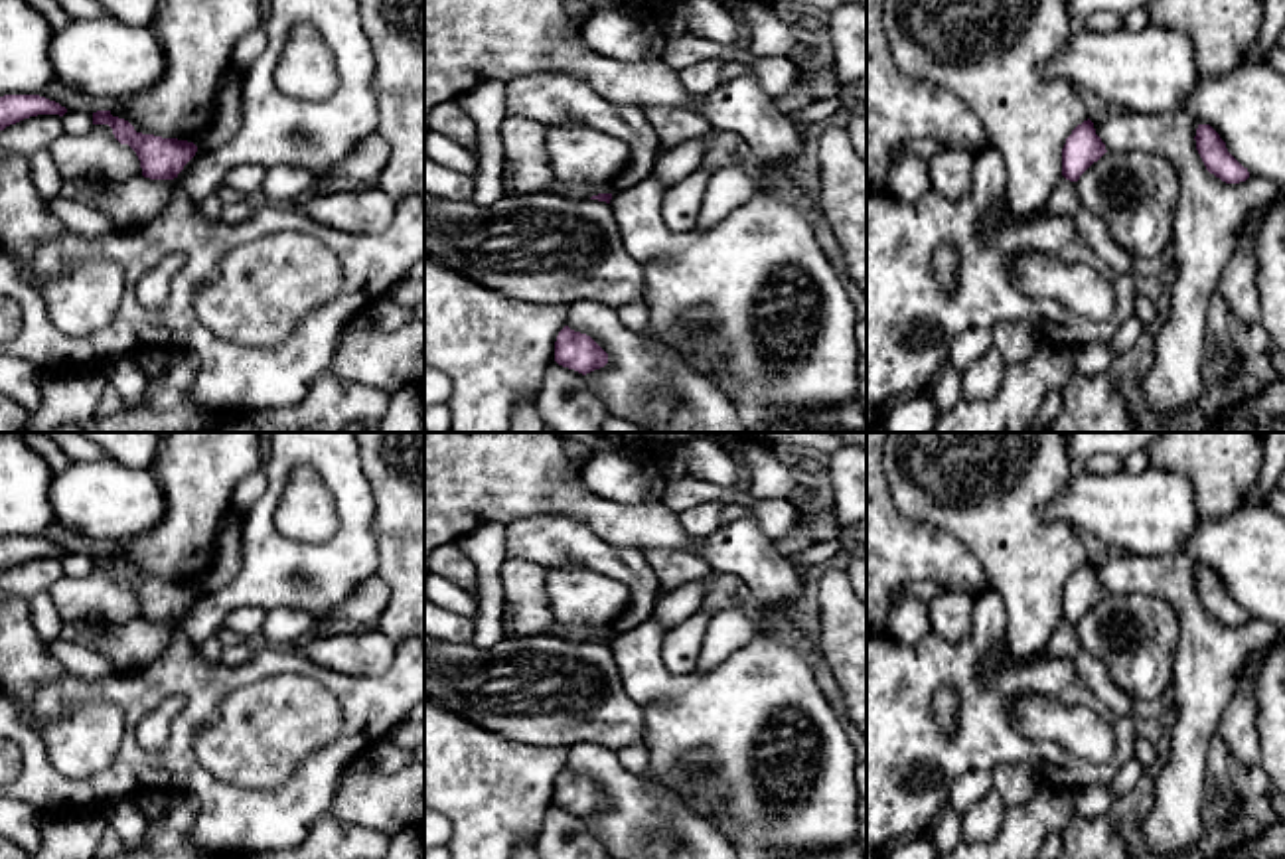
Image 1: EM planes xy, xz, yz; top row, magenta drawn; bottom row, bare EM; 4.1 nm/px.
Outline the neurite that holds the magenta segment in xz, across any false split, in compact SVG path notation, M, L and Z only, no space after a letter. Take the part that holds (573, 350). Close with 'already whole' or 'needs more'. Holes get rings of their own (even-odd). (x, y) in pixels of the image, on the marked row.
M565 326L555 342L555 361L582 375L608 363L608 353L586 334Z; already whole

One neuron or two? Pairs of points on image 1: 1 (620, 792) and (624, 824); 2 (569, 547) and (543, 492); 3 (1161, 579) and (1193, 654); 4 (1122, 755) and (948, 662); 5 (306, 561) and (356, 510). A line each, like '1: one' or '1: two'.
1: one
2: two
3: one
4: one
5: one

